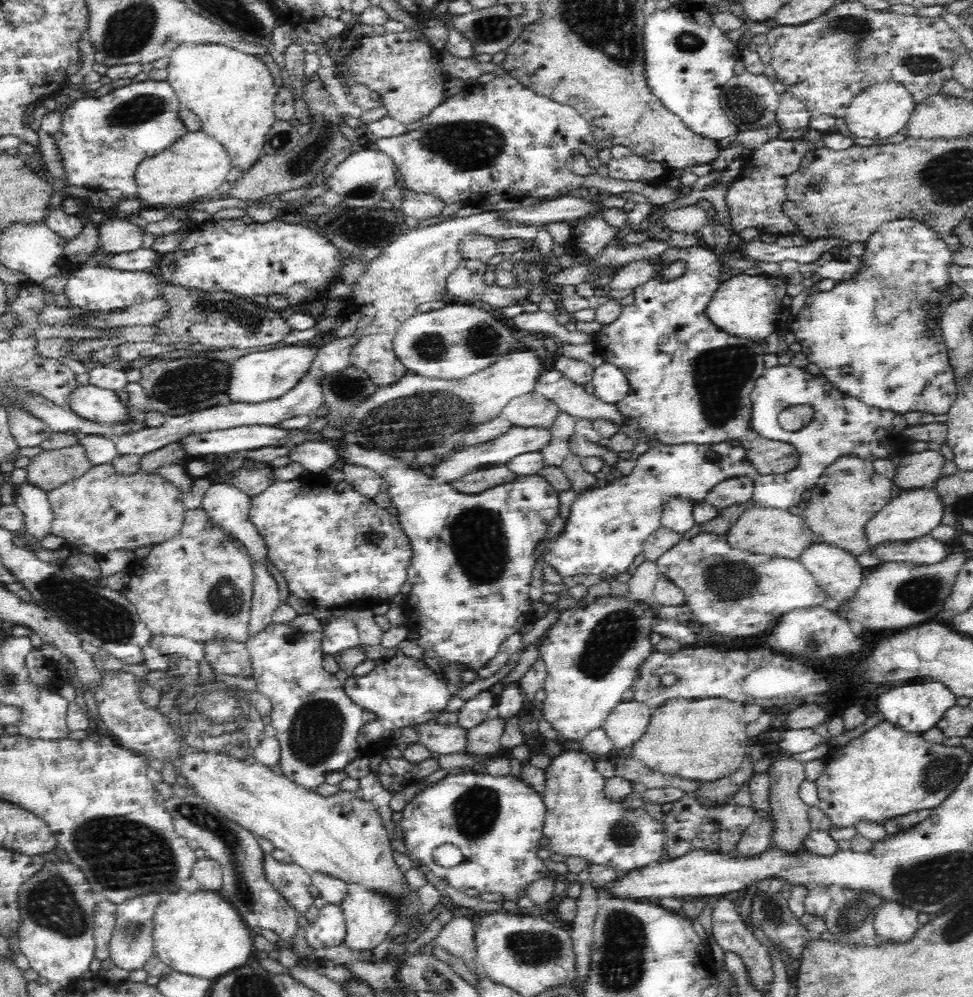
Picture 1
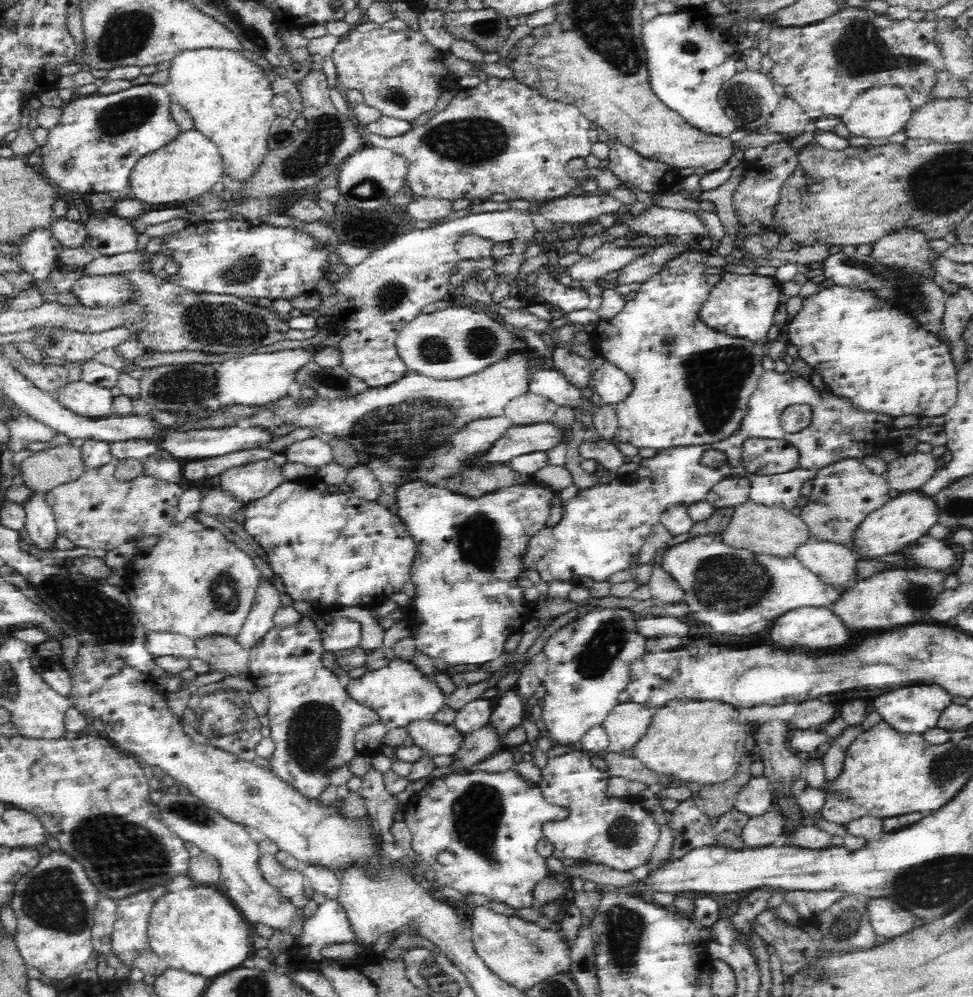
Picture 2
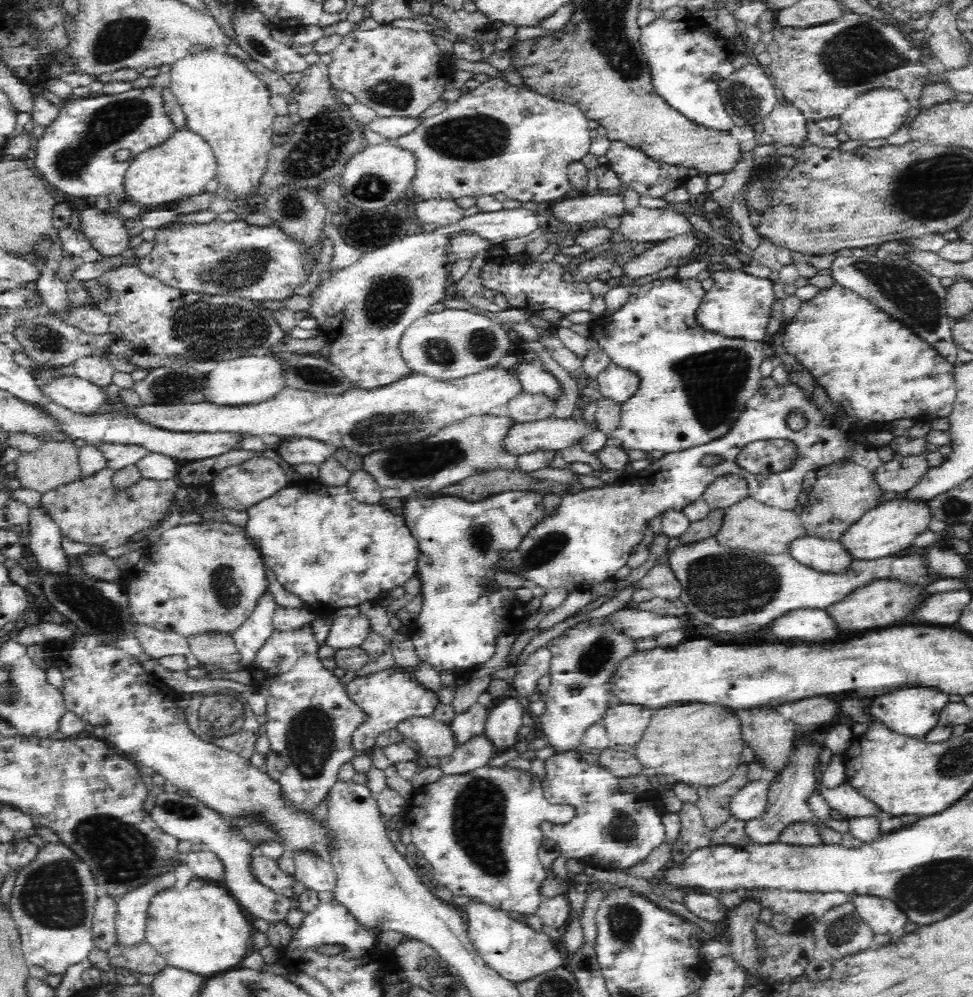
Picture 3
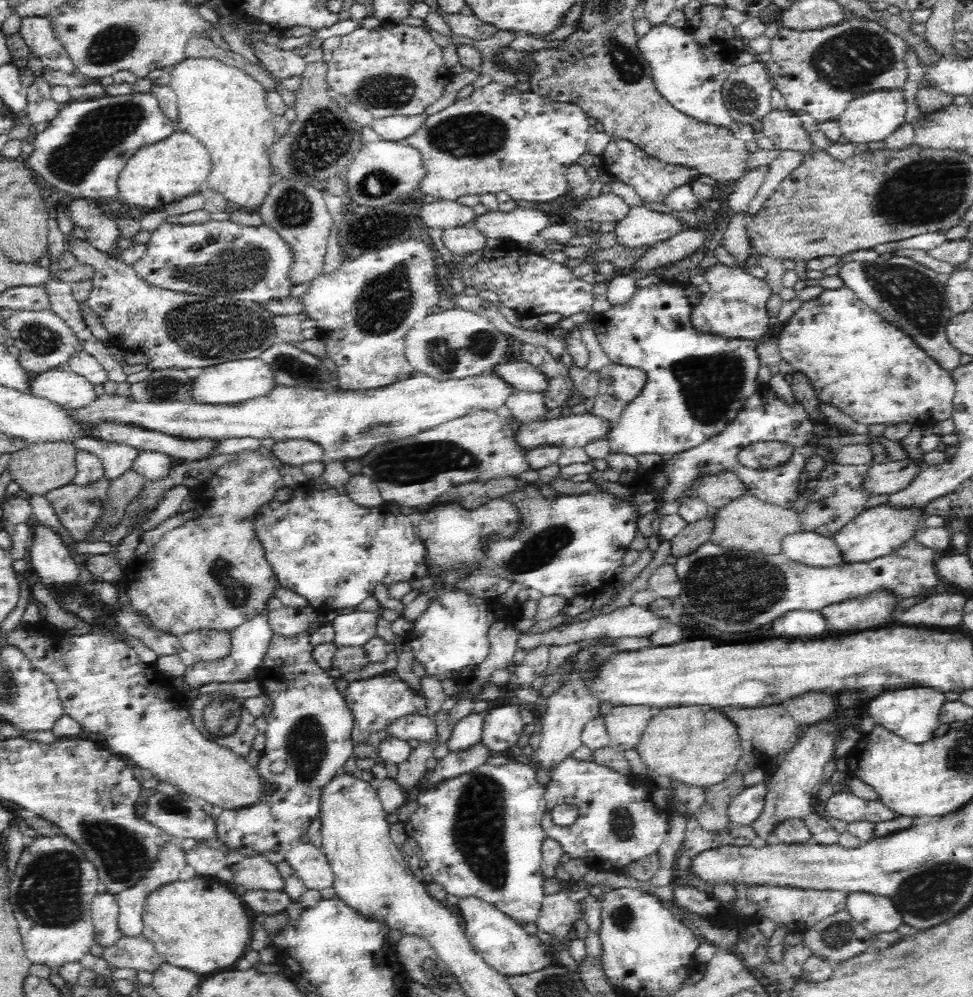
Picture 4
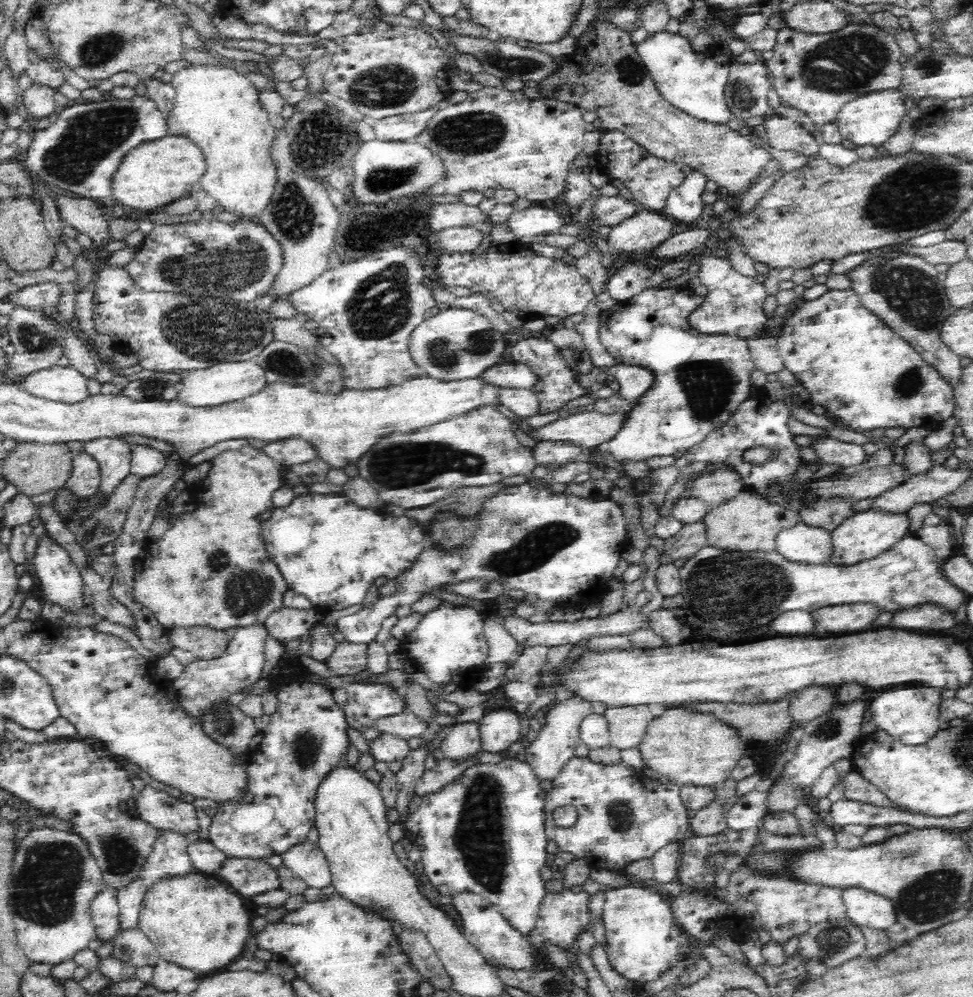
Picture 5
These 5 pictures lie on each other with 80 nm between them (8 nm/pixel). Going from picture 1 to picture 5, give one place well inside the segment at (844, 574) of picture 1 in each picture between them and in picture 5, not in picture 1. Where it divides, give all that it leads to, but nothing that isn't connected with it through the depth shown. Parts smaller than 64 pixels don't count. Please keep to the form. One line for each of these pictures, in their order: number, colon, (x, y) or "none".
2: (835, 562)
3: (821, 554)
4: (807, 547)
5: (803, 543)

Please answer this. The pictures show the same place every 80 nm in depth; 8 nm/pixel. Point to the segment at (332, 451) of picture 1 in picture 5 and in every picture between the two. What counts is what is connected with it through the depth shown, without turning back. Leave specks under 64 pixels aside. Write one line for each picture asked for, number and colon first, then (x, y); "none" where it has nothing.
2: (314, 452)
3: (304, 451)
4: (294, 452)
5: (290, 452)

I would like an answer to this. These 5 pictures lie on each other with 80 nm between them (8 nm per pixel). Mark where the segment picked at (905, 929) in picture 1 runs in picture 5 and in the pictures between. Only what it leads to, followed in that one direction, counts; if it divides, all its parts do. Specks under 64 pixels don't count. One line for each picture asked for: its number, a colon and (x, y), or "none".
2: (888, 919)
3: (881, 915)
4: (875, 913)
5: (864, 908)

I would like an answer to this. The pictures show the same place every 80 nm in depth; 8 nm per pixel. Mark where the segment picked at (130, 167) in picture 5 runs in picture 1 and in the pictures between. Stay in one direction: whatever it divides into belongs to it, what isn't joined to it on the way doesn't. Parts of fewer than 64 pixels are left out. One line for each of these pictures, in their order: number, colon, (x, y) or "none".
1: (194, 166)
2: (189, 165)
3: (181, 166)
4: (163, 172)

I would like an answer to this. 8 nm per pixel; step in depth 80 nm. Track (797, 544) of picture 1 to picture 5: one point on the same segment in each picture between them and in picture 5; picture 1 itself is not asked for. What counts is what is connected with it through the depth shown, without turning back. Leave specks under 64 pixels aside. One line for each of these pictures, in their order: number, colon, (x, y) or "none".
2: (762, 529)
3: (748, 524)
4: (748, 524)
5: (747, 522)

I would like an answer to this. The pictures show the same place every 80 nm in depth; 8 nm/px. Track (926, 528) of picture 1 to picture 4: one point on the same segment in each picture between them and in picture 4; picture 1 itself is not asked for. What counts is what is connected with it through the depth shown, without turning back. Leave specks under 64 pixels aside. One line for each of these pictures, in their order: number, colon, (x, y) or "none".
2: (900, 522)
3: (891, 526)
4: (877, 531)

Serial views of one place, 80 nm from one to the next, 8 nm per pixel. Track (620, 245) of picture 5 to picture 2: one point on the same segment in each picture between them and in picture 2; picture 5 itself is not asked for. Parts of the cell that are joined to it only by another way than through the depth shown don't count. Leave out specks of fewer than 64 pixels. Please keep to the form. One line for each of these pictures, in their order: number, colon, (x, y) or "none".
2: (656, 221)
3: (641, 224)
4: (642, 228)

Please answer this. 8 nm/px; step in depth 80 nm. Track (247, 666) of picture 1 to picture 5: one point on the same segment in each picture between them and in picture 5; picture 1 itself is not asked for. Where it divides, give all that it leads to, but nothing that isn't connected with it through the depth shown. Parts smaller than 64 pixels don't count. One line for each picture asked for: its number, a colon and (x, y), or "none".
2: (223, 654)
3: (218, 649)
4: (207, 645)
5: (205, 642)

